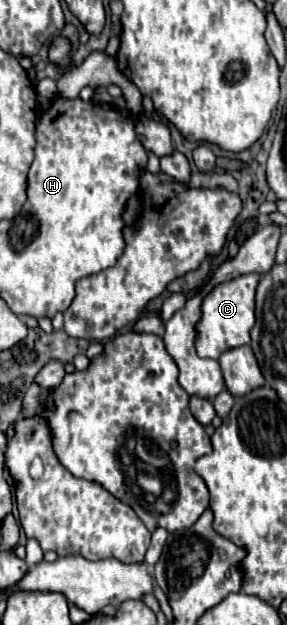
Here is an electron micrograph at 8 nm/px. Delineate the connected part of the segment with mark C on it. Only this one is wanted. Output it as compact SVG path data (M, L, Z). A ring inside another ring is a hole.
M257 273L239 275L227 283L219 283L205 295L201 303L201 319L197 323L195 347L201 357L219 359L221 353L251 343L249 331L255 323L255 289L259 283Z

